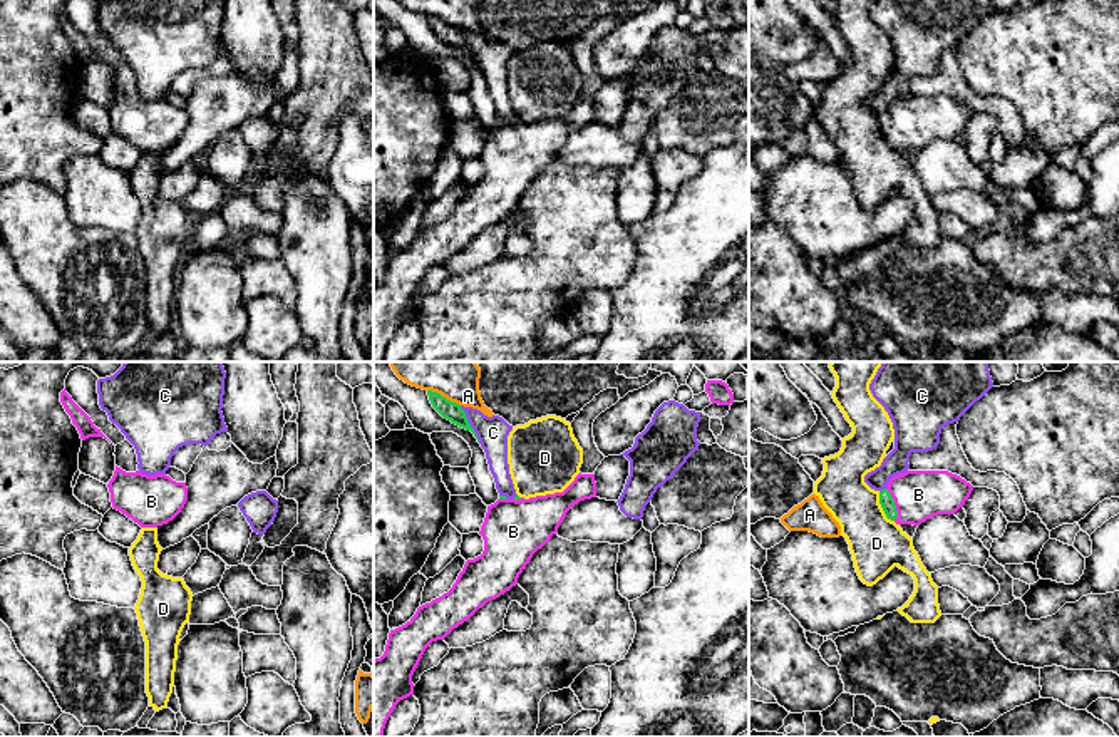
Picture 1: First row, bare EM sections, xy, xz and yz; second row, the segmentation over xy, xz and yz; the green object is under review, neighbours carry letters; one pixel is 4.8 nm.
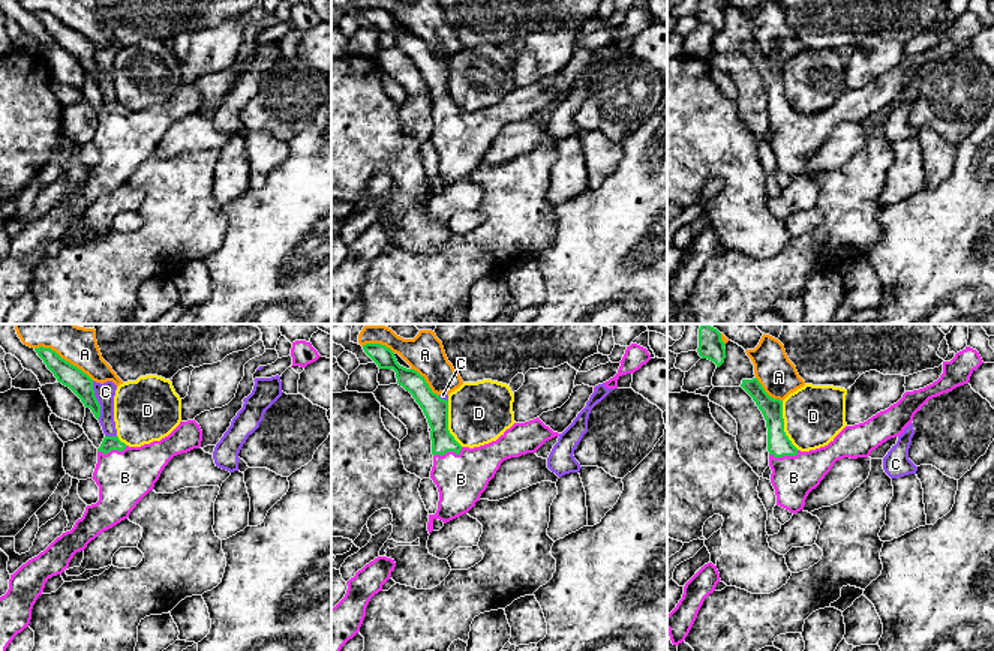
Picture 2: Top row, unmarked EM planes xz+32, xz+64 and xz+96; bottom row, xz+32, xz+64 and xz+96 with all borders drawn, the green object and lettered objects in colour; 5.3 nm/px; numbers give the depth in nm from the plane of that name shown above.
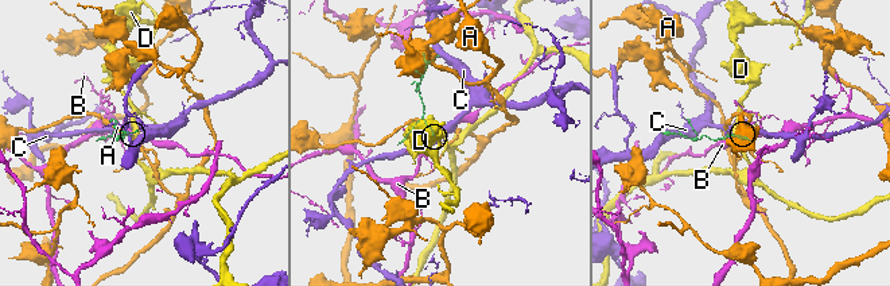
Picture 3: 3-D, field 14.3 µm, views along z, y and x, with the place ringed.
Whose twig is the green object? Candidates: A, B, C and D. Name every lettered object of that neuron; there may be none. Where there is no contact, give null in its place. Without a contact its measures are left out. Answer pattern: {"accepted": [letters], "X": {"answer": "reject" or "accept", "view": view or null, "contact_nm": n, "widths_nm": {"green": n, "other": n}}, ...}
{"accepted": ["B"], "A": {"answer": "reject", "view": "xz", "contact_nm": 180, "widths_nm": {"green": 90, "other": 140}}, "B": {"answer": "accept", "view": "yz", "contact_nm": 170, "widths_nm": {"green": 70, "other": 240}}, "C": {"answer": "reject", "view": "xz", "contact_nm": 200, "widths_nm": {"green": 90, "other": 150}}, "D": {"answer": "reject", "view": "yz", "contact_nm": 170, "widths_nm": {"green": 70, "other": 260}}}

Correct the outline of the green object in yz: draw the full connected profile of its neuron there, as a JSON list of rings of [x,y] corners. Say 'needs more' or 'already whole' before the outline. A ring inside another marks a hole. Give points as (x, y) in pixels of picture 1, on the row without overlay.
needs more; [[[906,95],[879,116],[879,129],[896,149],[920,151],[938,139],[955,139],[973,111],[948,95]]]

